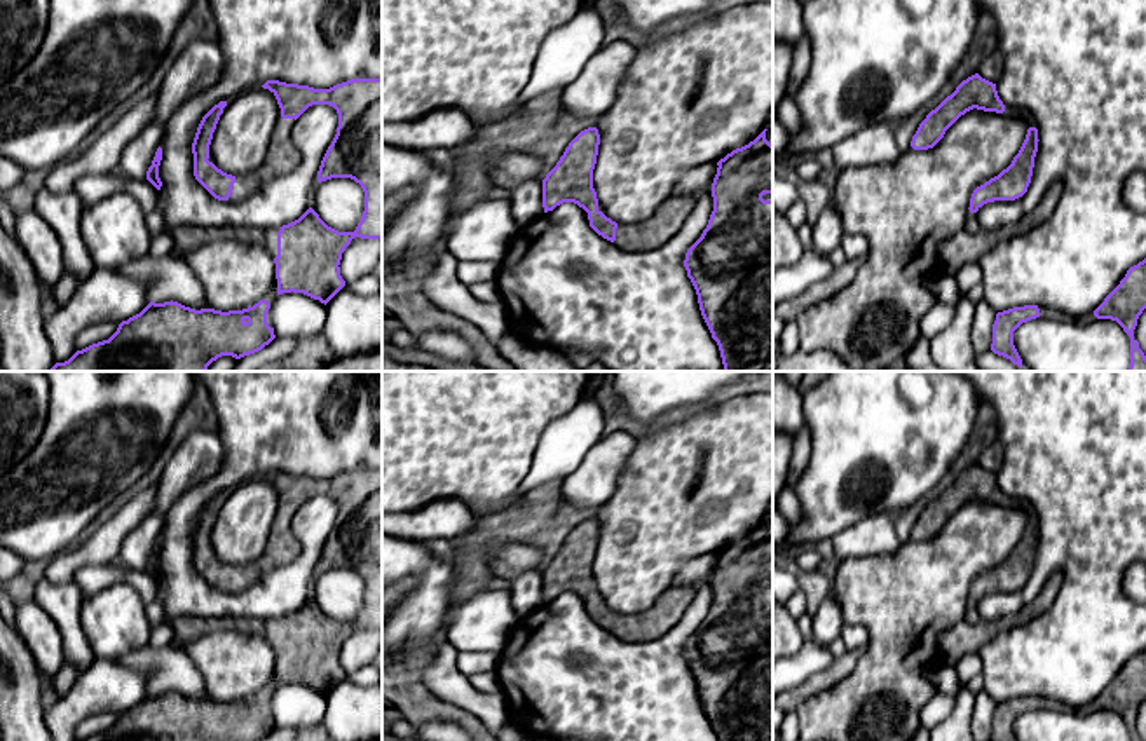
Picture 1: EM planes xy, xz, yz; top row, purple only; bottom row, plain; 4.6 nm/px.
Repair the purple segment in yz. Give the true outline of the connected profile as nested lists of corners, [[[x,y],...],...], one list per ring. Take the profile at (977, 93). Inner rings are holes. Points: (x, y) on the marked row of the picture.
[[[979,73],[963,80],[951,96],[926,115],[912,136],[911,146],[914,150],[933,148],[945,131],[973,108],[996,113],[1005,112],[996,84],[982,78]]]

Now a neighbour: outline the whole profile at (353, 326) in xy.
[[[344,286],[328,303],[321,335],[335,359],[382,349],[382,296],[361,296]]]

